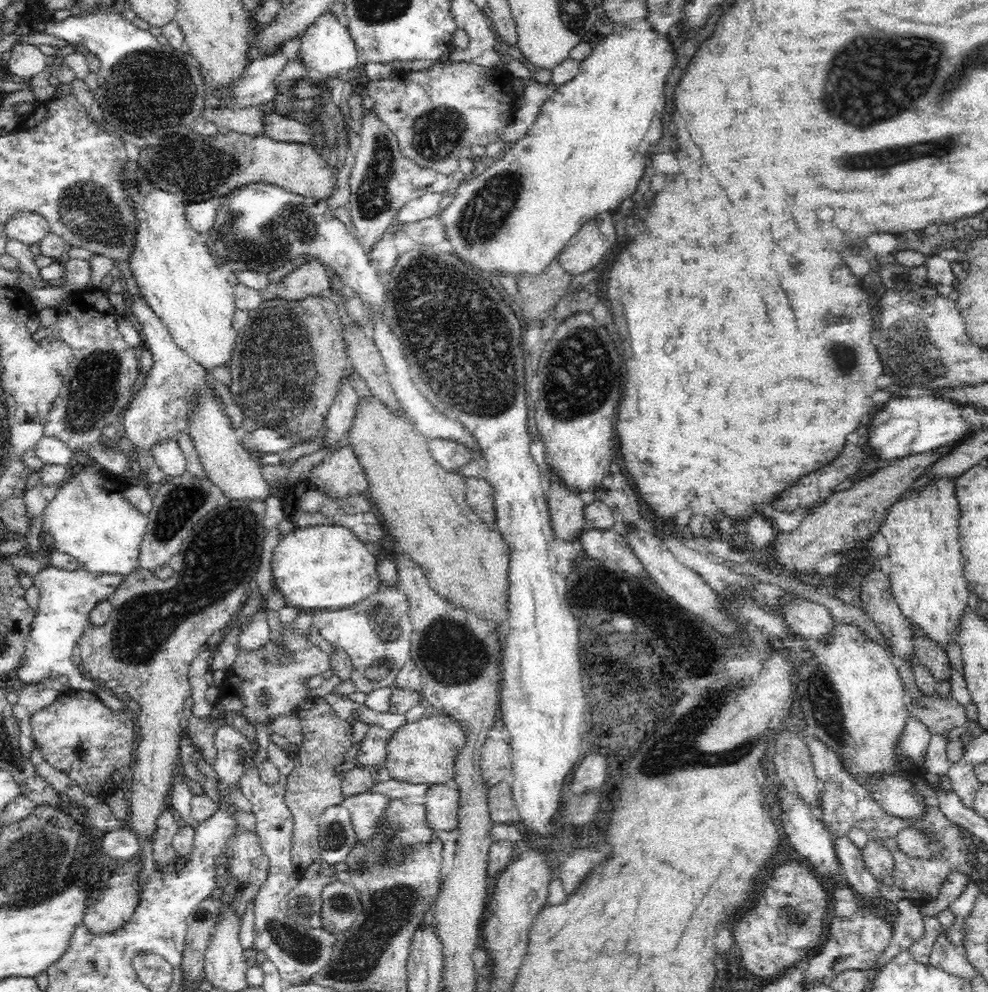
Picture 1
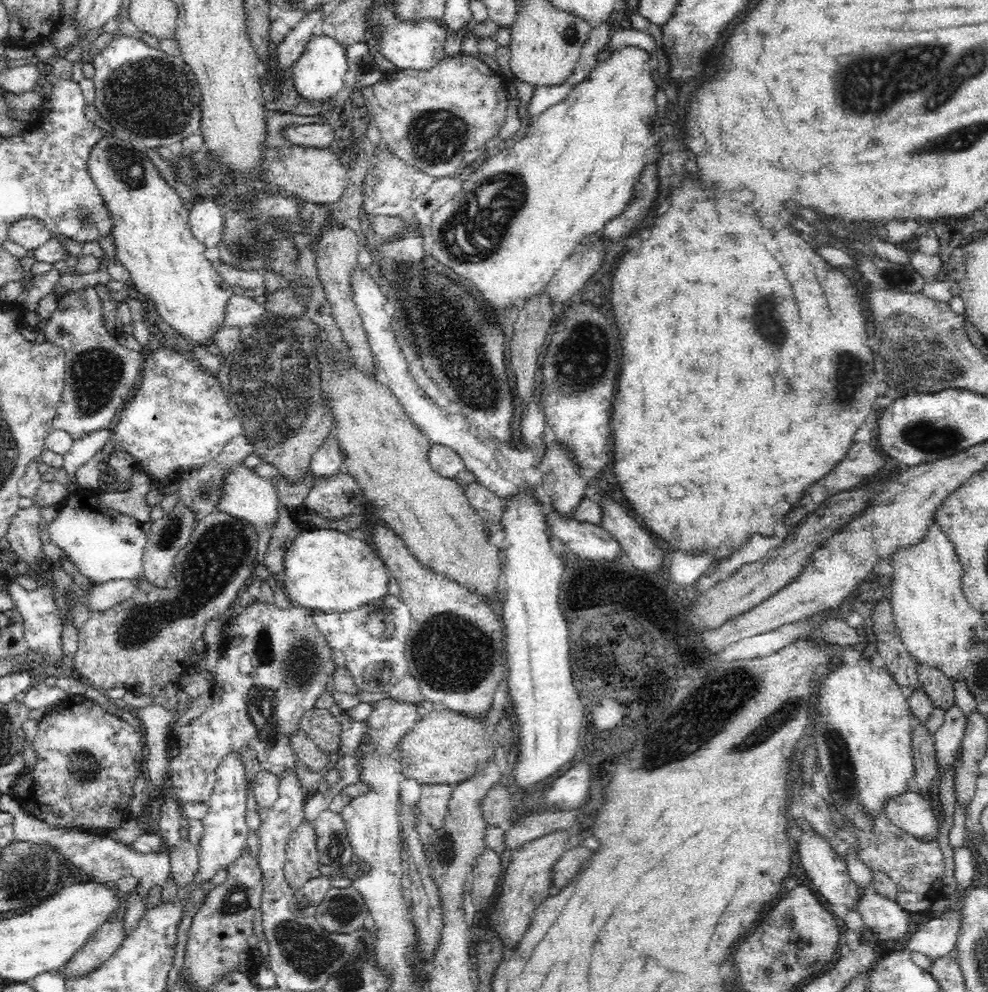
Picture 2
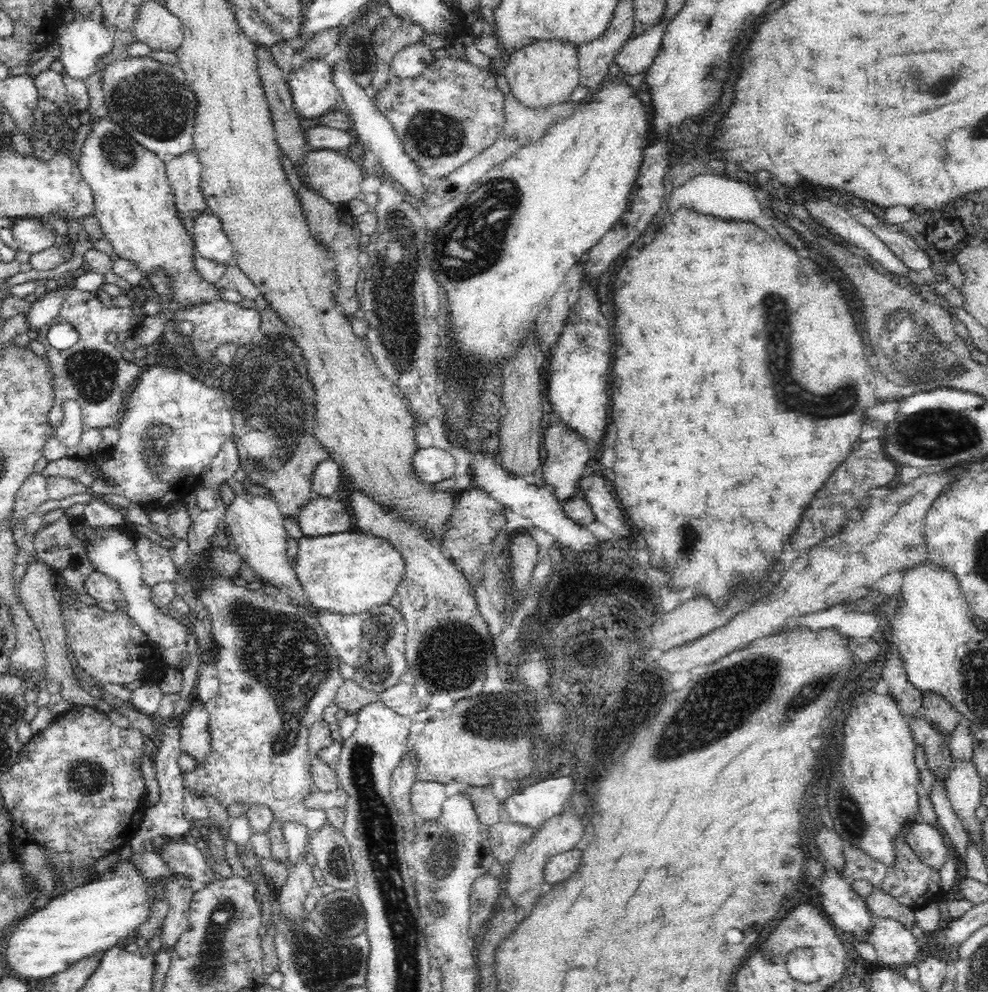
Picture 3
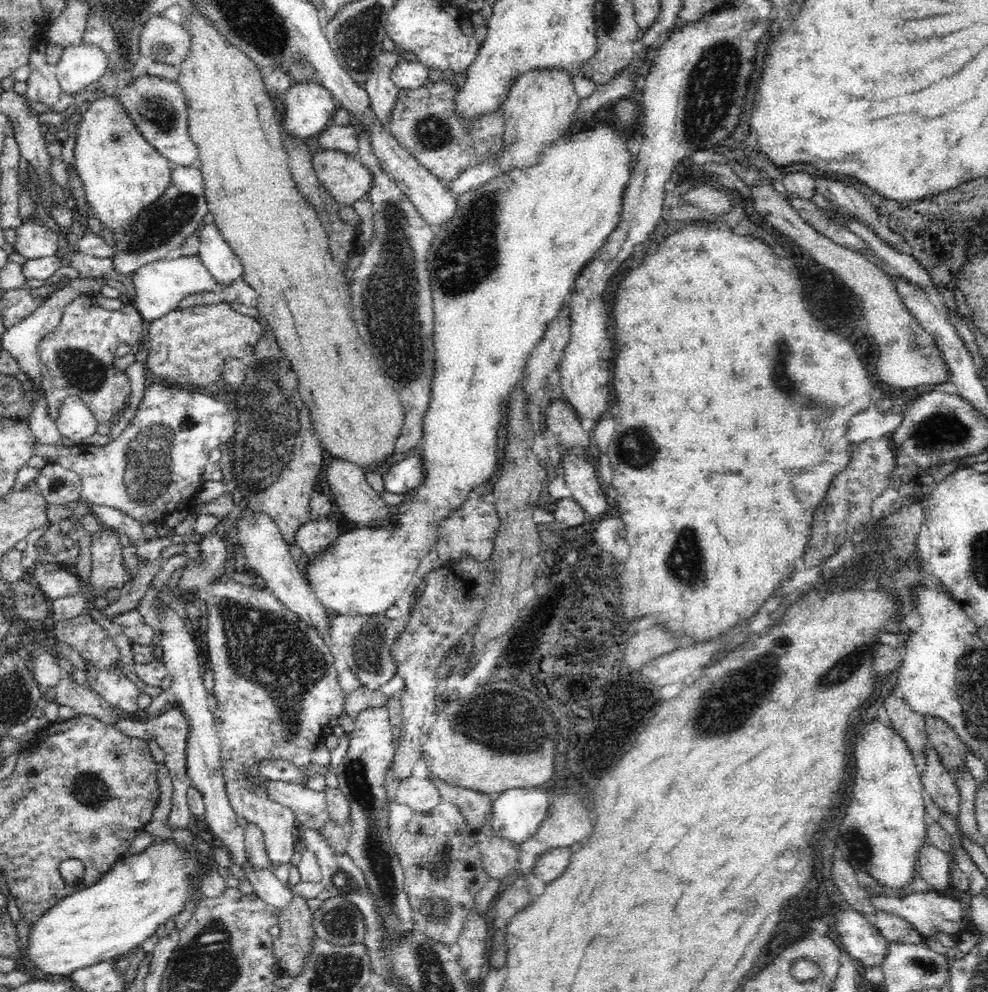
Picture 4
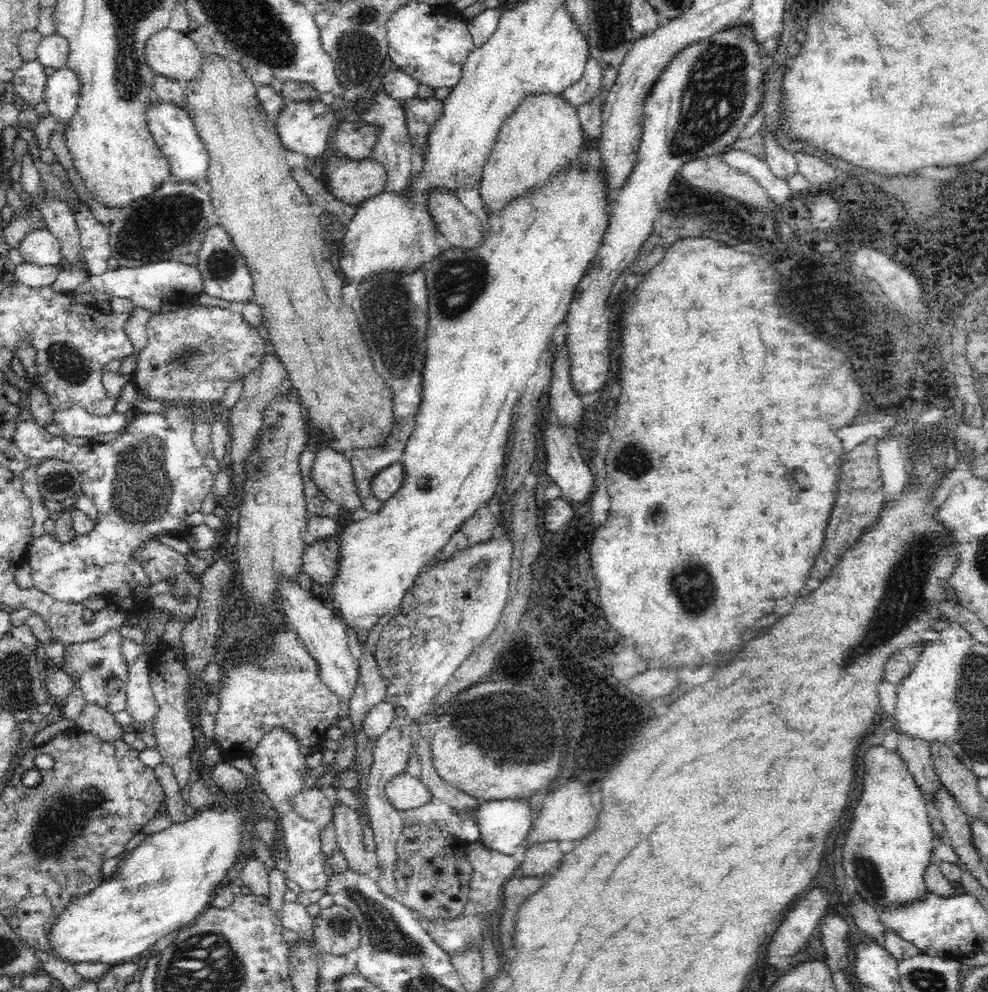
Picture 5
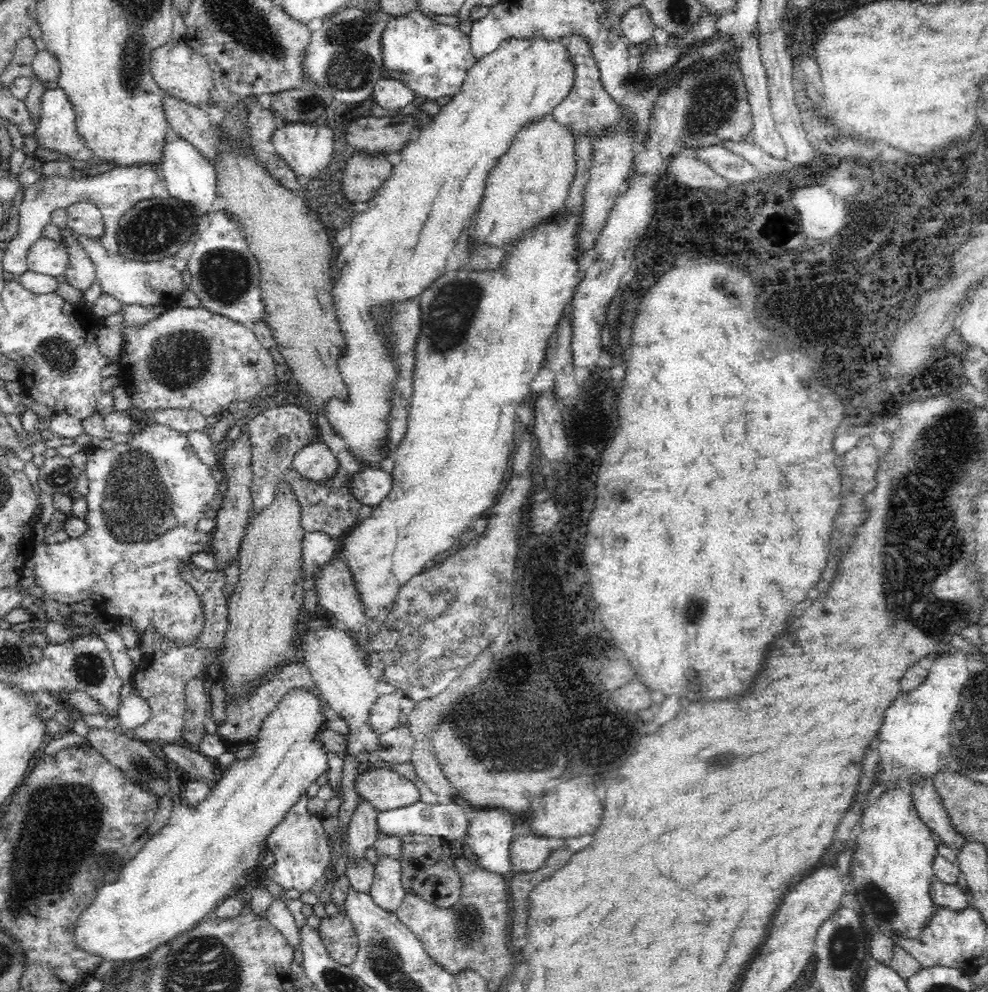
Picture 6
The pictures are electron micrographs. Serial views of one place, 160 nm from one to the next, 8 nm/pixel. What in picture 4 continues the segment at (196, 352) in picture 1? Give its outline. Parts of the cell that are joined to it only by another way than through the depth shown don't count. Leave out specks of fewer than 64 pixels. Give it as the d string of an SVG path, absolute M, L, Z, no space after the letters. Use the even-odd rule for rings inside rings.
M117 94L102 95L82 114L75 131L75 168L94 216L115 239L130 237L138 218L162 198L171 182L171 168L138 132L117 101Z

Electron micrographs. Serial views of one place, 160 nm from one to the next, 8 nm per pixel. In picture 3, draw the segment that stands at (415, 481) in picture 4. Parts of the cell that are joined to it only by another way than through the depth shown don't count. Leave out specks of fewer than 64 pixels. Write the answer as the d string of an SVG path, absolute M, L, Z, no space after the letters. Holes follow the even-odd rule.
M434 446L422 448L414 454L412 465L422 481L431 484L452 478L458 470L456 456L448 450L440 450Z

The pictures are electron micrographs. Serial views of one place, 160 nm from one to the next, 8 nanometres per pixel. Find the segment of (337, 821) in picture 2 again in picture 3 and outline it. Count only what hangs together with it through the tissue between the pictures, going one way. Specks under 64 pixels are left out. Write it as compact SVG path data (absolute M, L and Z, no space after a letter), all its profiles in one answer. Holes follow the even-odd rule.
M326 819L324 826L308 838L307 848L315 856L315 865L322 869L323 882L338 890L355 890L356 875L351 850L343 831Z

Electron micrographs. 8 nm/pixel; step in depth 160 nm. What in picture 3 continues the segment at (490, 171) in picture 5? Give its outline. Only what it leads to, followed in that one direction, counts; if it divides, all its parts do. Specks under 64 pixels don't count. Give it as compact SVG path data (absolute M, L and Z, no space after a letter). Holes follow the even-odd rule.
M541 38L524 43L516 47L509 54L509 59L504 65L503 76L512 89L512 95L520 100L520 103L528 107L551 105L567 101L567 96L579 85L579 44L565 38Z

